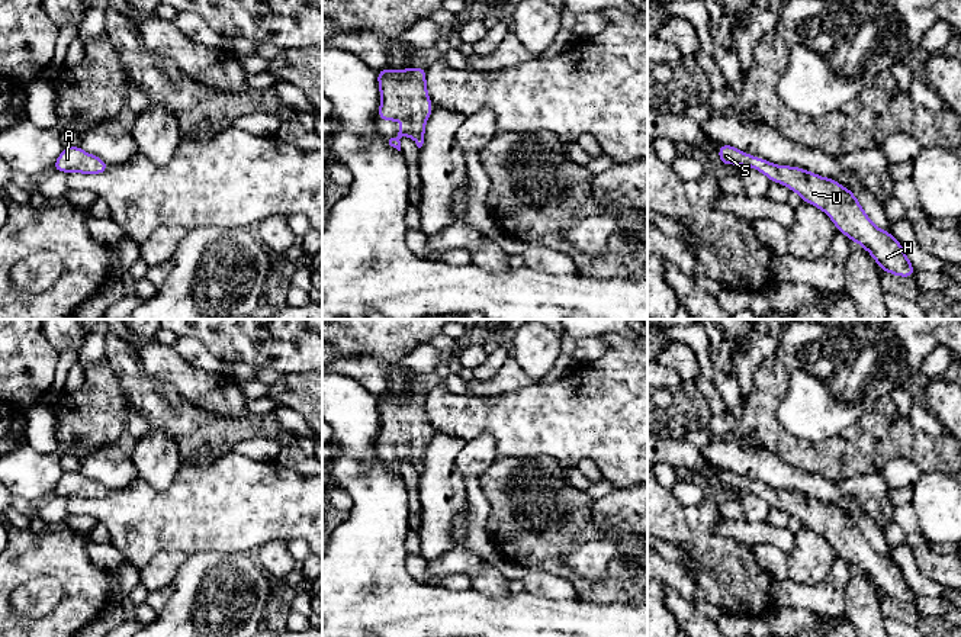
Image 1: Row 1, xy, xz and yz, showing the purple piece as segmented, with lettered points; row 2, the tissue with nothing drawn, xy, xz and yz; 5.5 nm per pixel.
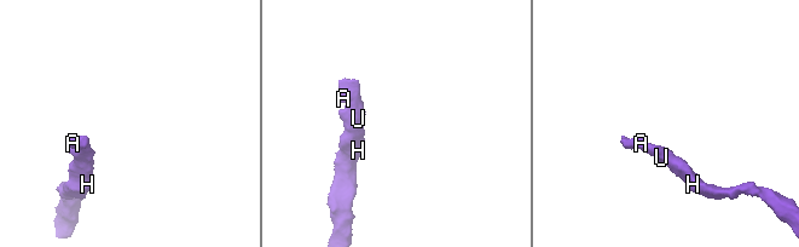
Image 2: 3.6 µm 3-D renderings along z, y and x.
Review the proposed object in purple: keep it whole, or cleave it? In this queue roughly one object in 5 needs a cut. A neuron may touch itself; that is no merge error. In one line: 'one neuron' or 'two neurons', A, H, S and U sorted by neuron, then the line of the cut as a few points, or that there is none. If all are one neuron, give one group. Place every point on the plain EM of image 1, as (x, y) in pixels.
one neuron | A H S U | no cut

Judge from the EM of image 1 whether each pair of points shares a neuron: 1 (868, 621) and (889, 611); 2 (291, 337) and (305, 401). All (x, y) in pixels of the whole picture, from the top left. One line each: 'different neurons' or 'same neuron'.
1: different neurons
2: different neurons

